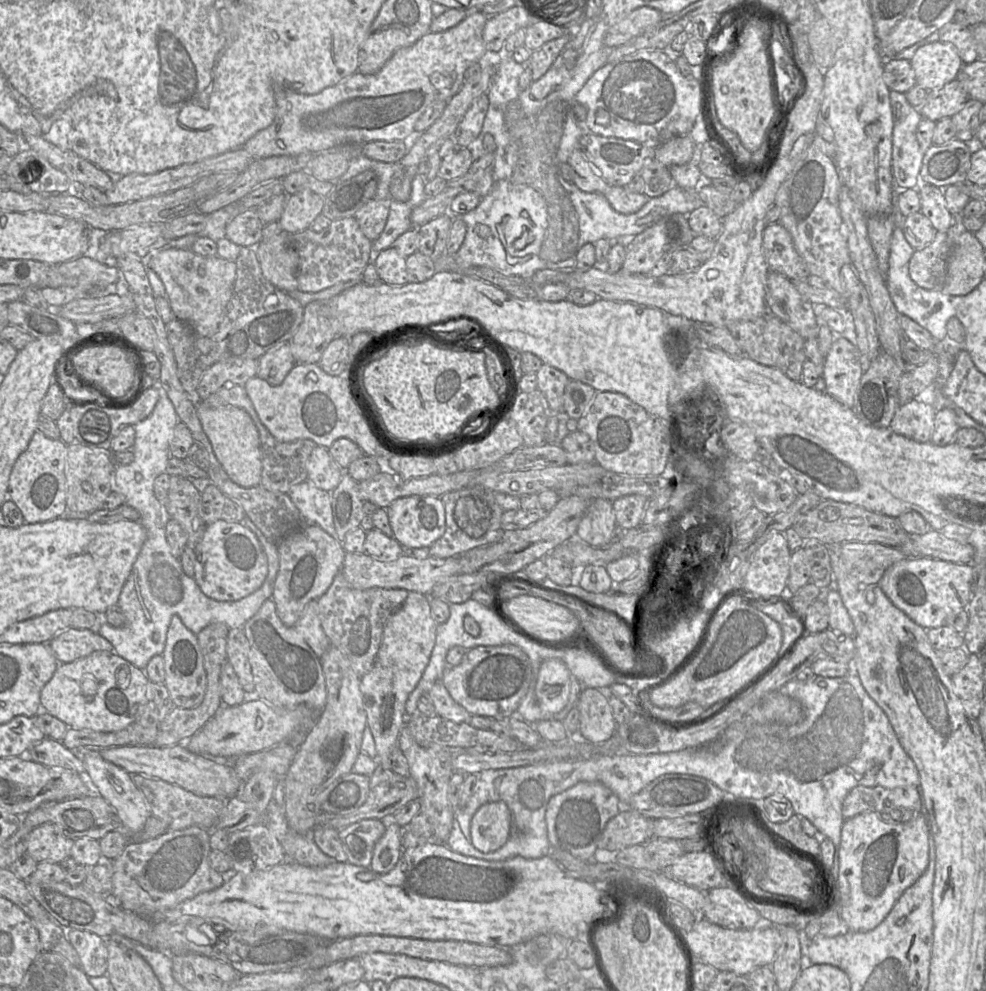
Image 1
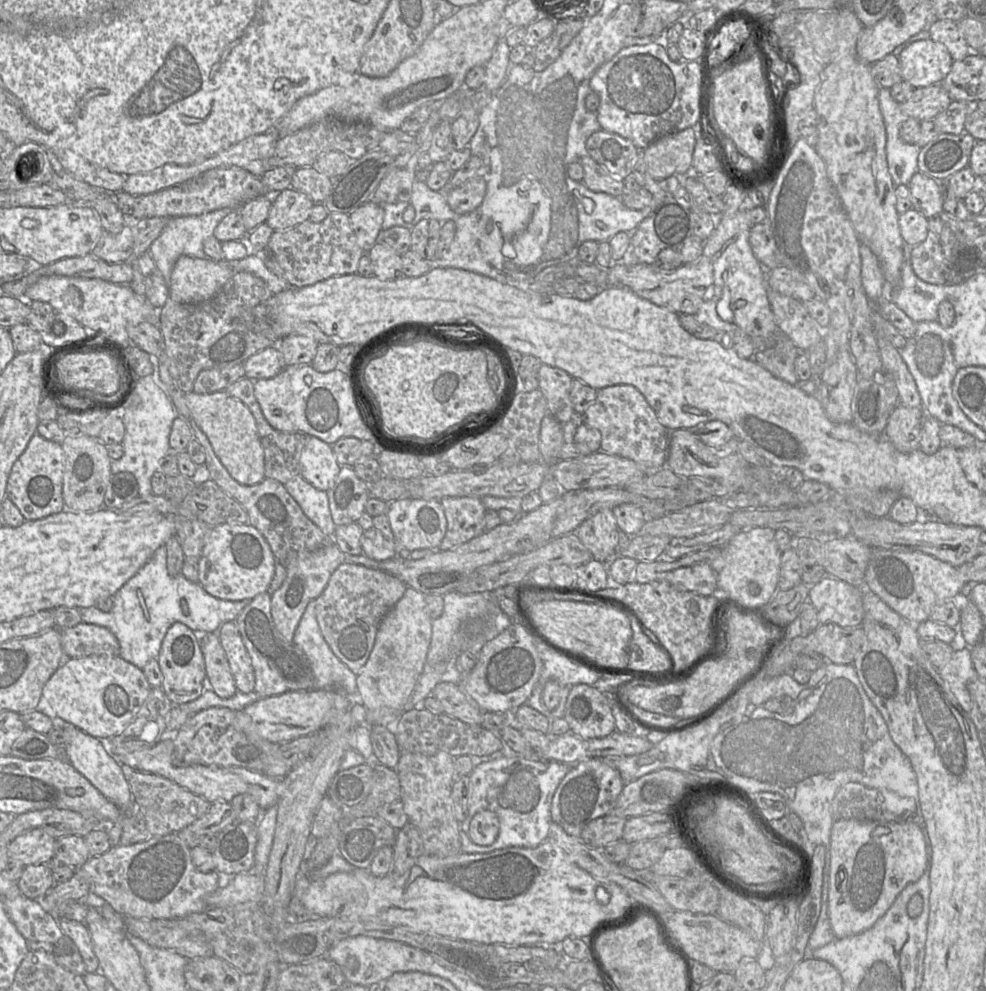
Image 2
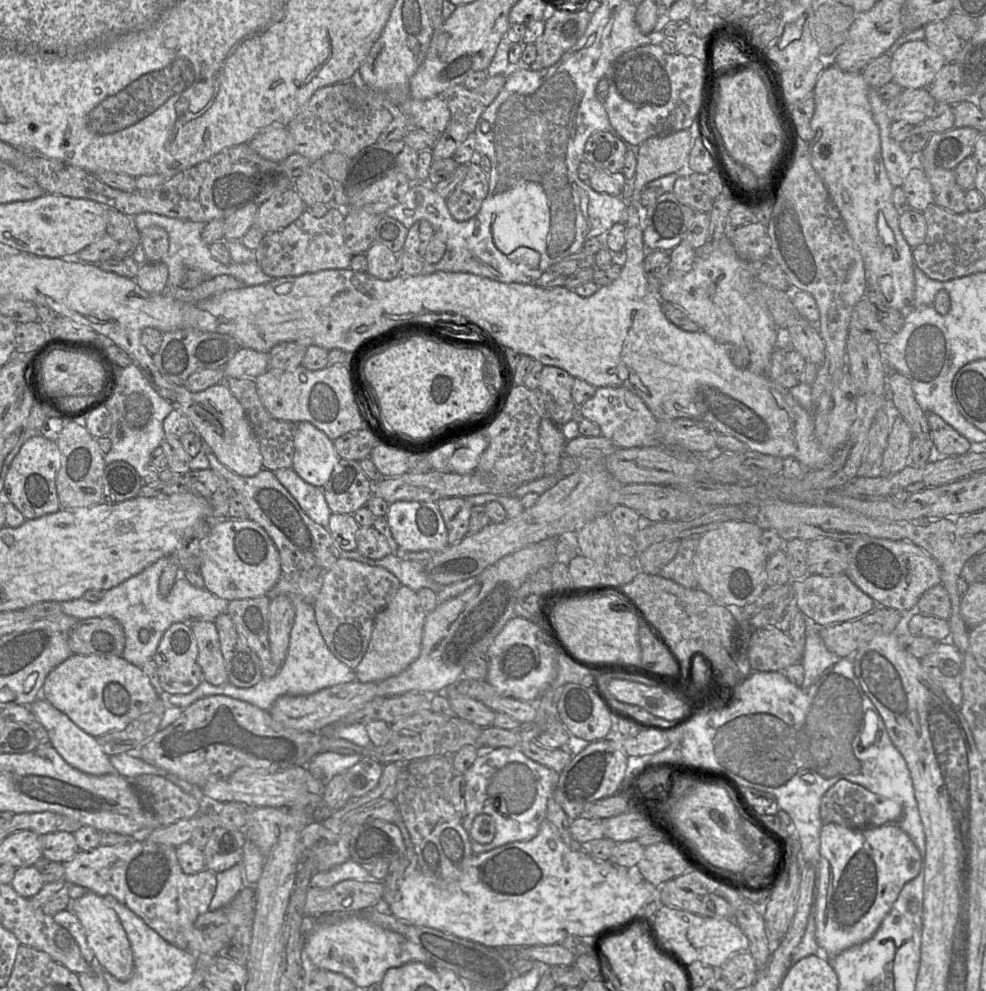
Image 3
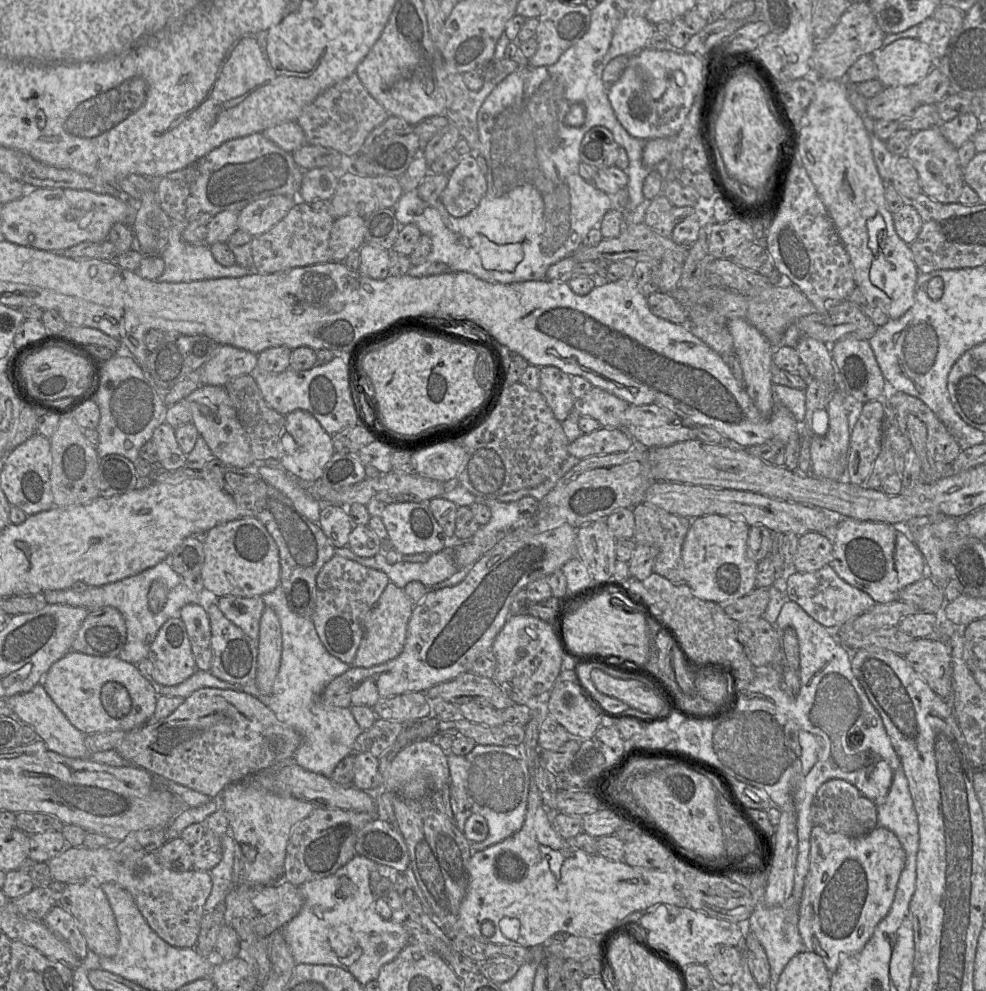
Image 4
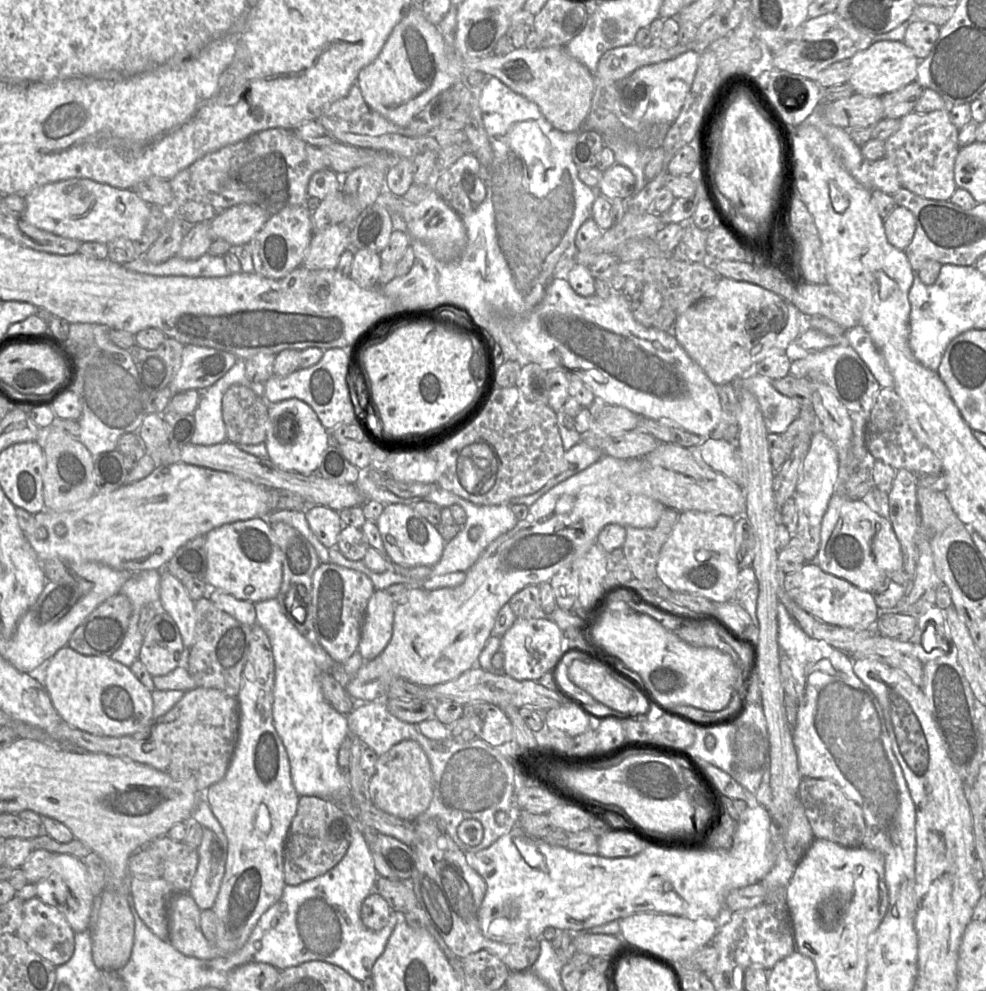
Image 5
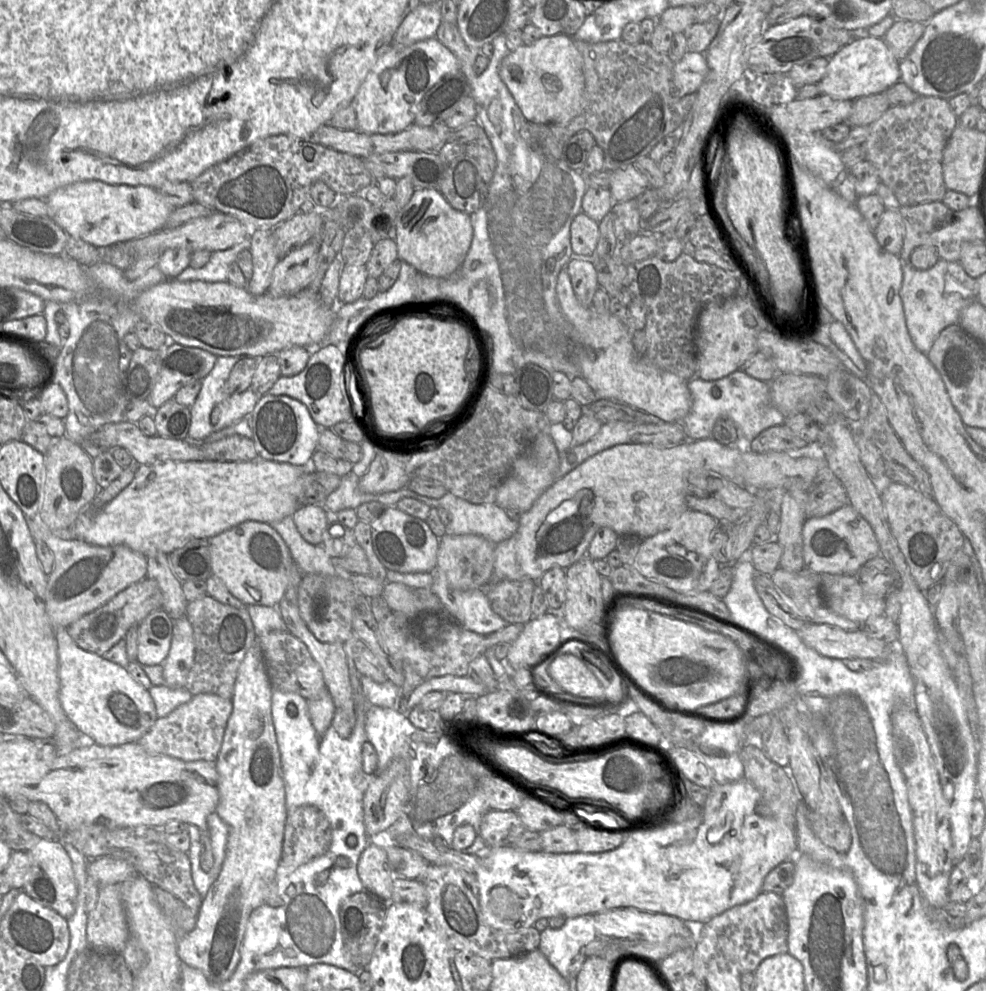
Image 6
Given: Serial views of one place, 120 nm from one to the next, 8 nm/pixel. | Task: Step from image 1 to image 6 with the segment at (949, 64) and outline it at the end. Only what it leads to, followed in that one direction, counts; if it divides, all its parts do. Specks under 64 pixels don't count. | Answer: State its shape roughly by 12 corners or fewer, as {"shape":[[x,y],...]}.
{"shape":[[853,38],[829,58],[817,85],[839,100],[900,81],[882,38]]}

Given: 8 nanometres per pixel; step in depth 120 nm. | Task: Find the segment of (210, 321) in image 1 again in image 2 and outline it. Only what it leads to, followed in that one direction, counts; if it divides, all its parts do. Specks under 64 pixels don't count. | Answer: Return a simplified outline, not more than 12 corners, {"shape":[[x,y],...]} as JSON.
{"shape":[[180,256],[169,298],[210,300],[234,274],[226,260]]}

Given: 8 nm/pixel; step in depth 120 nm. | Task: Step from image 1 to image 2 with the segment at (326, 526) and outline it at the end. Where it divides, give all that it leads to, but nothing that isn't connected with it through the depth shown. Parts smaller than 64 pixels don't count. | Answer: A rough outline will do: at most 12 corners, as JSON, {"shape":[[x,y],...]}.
{"shape":[[301,475],[284,487],[304,514],[333,537],[336,526],[327,492]]}

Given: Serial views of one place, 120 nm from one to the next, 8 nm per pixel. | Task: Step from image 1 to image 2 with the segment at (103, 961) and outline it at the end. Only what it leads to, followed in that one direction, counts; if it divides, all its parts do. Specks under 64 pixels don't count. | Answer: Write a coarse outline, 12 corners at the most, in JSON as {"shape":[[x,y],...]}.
{"shape":[[58,923],[78,947],[87,973],[100,972],[85,923]]}

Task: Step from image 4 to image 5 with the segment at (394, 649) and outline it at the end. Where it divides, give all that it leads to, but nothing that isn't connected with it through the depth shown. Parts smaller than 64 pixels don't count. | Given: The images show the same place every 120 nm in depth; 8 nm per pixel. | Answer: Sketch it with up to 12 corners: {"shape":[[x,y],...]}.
{"shape":[[382,589],[370,597],[358,651],[380,655],[393,631],[395,602]]}

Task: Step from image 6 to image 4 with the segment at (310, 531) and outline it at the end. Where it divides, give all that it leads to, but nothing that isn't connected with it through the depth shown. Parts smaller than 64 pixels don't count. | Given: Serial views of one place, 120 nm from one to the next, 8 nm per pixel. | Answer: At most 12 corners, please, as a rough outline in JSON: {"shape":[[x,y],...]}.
{"shape":[[323,504],[318,523],[333,546],[348,545],[345,506]]}

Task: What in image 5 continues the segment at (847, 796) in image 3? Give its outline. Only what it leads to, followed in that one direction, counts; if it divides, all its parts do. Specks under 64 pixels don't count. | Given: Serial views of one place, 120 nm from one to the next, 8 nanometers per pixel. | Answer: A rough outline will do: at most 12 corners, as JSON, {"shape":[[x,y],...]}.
{"shape":[[801,778],[815,839],[848,848],[865,836],[861,807],[833,781]]}

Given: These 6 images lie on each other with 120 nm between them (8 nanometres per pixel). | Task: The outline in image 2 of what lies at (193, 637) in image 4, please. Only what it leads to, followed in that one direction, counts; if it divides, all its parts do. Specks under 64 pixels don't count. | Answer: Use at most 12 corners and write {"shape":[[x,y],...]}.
{"shape":[[217,633],[201,641],[209,687],[220,698],[238,690]]}

